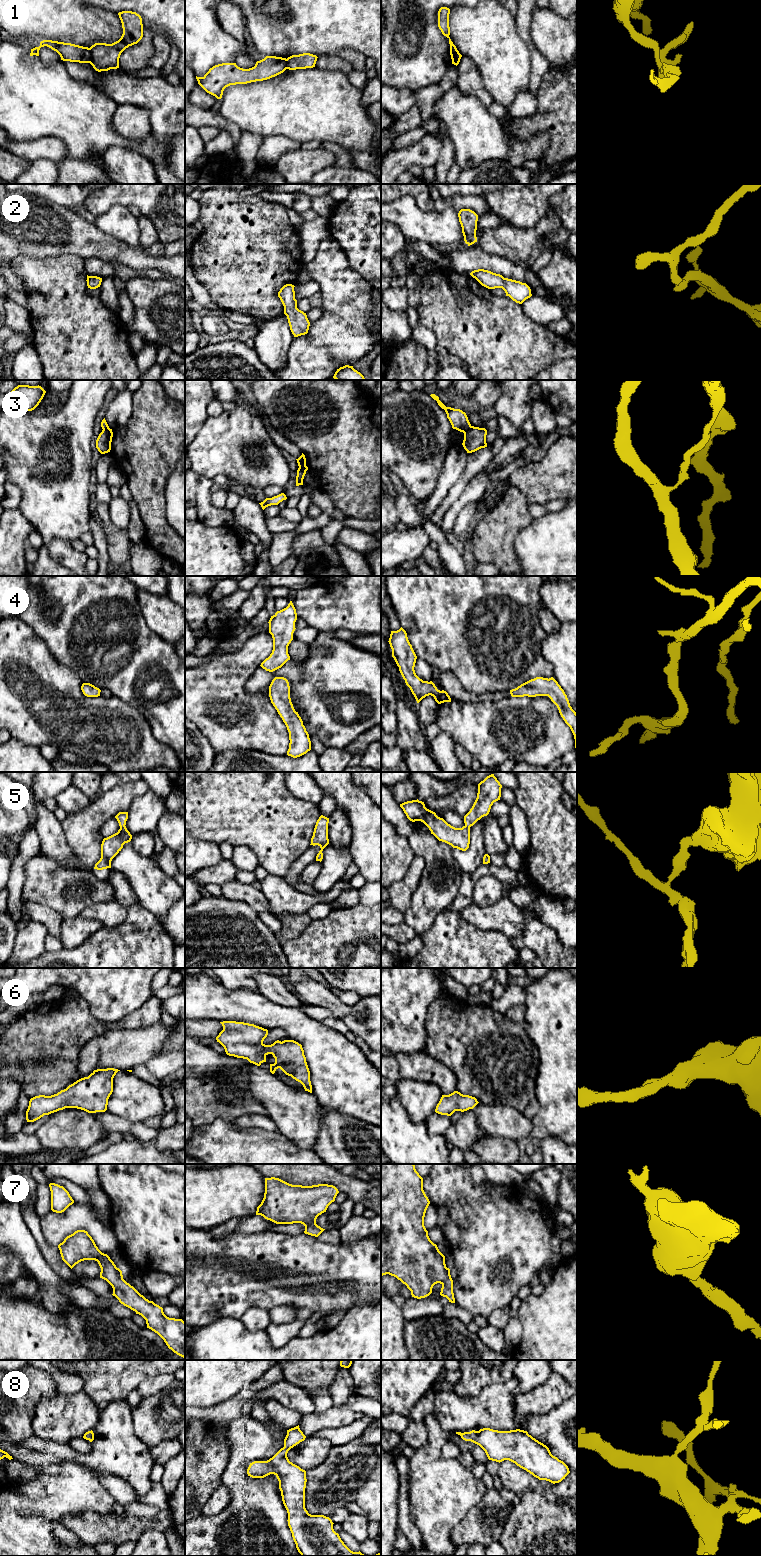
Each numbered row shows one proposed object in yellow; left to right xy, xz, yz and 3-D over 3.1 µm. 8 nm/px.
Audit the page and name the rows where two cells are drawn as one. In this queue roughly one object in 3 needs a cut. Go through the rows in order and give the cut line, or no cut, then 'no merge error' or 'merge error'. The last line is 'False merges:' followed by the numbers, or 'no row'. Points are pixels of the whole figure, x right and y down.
1: xy (89, 48), (90, 62) | merge error
2: no cut | no merge error
3: yz (471, 426), (463, 432) | merge error
4: no cut | no merge error
5: no cut | no merge error
6: no cut | no merge error
7: no cut | no merge error
8: no cut | no merge error
False merges: 1, 3

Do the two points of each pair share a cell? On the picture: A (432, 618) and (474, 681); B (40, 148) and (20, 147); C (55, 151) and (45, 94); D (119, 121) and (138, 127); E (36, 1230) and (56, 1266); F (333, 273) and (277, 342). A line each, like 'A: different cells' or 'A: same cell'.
A: same cell
B: same cell
C: different cells
D: same cell
E: same cell
F: different cells

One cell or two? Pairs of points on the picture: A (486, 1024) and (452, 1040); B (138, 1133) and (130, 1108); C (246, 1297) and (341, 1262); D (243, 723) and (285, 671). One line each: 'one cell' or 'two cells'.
A: one cell
B: two cells
C: one cell
D: two cells

